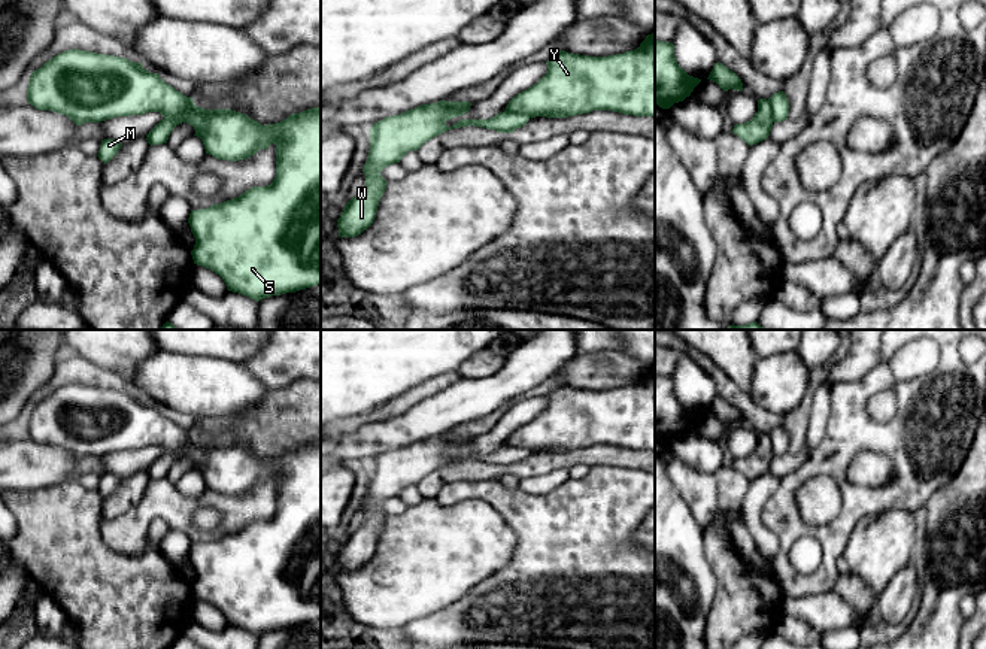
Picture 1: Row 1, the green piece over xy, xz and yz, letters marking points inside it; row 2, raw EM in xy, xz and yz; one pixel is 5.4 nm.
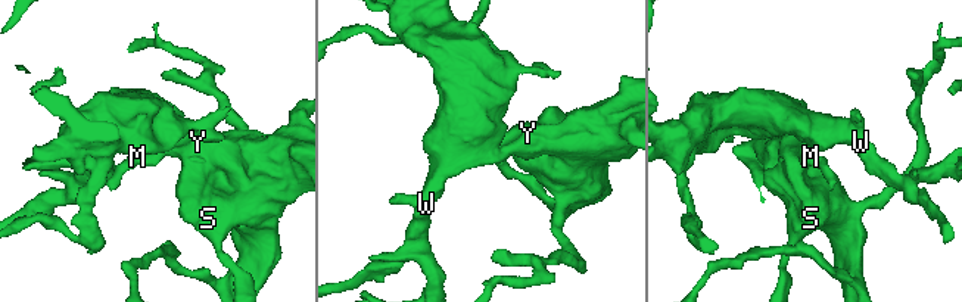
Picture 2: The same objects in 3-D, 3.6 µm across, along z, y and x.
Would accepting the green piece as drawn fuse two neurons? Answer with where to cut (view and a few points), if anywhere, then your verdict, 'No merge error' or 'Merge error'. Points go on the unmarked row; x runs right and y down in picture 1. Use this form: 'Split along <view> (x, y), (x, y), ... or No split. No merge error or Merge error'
Split along xy (194, 439), (184, 452), (164, 452). Merge error

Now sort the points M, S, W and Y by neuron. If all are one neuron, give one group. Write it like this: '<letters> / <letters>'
M S Y / W

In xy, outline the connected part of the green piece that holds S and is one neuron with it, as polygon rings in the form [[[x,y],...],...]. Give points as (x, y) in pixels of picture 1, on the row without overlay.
[[[194,439],[185,454],[161,454],[146,468],[148,477],[167,477],[173,463],[182,457],[194,461],[194,470],[201,473],[206,488],[218,494],[246,494],[276,479],[276,510],[270,519],[254,521],[236,533],[191,545],[188,558],[195,571],[191,585],[194,598],[219,609],[228,625],[255,636],[321,618],[321,442],[263,460],[231,443],[210,445]]]

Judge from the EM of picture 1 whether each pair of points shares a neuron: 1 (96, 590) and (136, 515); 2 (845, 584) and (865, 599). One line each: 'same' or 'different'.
1: different
2: same

